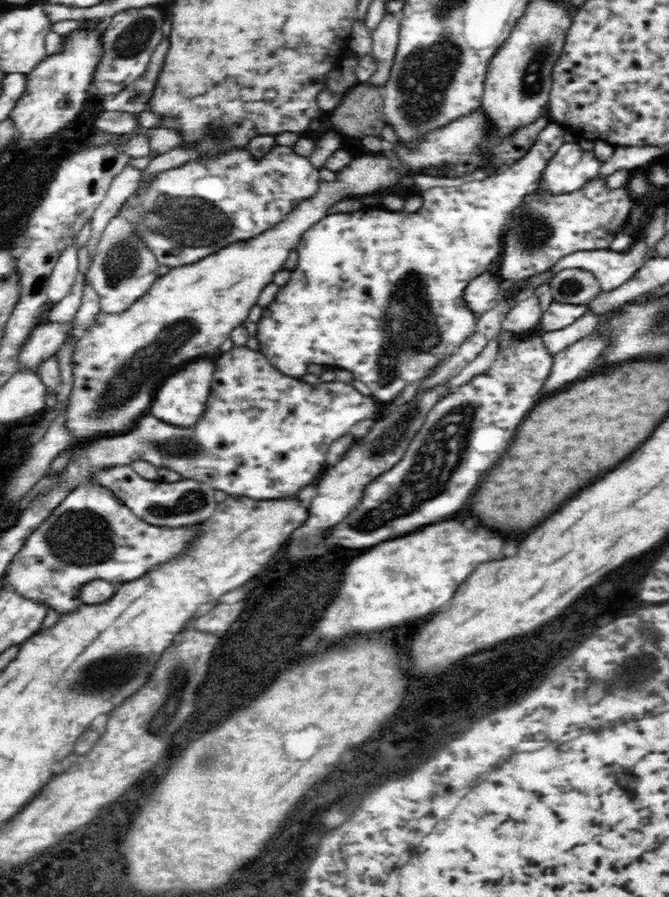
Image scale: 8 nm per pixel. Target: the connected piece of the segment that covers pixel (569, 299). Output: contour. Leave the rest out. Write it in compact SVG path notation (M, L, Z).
M580 268L558 271L549 285L553 300L566 304L587 305L602 292L598 279Z

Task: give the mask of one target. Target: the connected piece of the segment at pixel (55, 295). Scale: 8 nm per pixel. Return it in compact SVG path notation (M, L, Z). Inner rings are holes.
M77 243L62 252L61 258L54 266L47 287L48 305L52 306L68 296L73 282L77 278L79 258L77 256Z

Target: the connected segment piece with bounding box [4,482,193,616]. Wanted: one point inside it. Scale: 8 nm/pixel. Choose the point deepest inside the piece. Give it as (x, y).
(91, 535)

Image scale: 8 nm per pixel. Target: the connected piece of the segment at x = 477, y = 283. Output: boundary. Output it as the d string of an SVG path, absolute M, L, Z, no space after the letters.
M486 271L473 278L465 288L466 306L470 312L486 312L493 310L500 301L500 284L497 276Z

